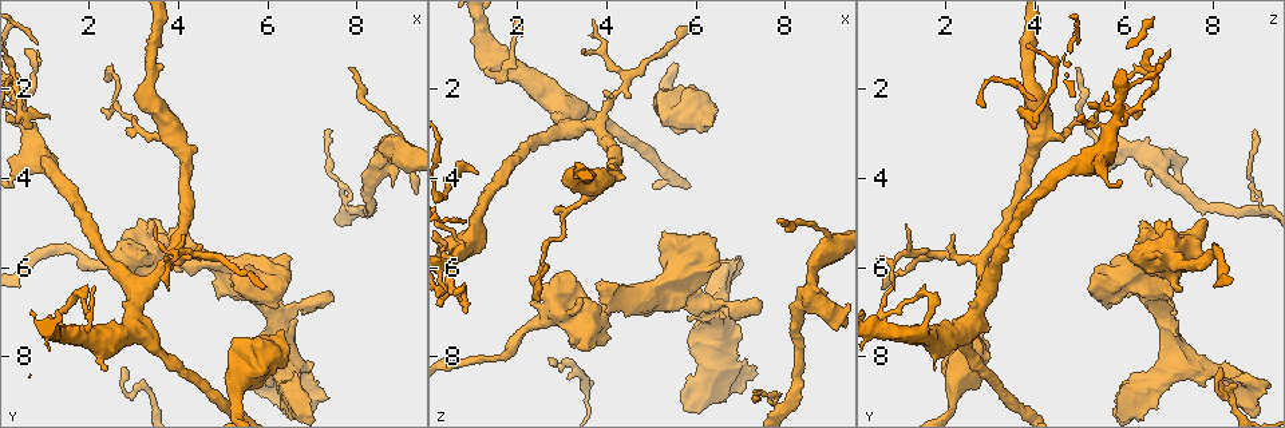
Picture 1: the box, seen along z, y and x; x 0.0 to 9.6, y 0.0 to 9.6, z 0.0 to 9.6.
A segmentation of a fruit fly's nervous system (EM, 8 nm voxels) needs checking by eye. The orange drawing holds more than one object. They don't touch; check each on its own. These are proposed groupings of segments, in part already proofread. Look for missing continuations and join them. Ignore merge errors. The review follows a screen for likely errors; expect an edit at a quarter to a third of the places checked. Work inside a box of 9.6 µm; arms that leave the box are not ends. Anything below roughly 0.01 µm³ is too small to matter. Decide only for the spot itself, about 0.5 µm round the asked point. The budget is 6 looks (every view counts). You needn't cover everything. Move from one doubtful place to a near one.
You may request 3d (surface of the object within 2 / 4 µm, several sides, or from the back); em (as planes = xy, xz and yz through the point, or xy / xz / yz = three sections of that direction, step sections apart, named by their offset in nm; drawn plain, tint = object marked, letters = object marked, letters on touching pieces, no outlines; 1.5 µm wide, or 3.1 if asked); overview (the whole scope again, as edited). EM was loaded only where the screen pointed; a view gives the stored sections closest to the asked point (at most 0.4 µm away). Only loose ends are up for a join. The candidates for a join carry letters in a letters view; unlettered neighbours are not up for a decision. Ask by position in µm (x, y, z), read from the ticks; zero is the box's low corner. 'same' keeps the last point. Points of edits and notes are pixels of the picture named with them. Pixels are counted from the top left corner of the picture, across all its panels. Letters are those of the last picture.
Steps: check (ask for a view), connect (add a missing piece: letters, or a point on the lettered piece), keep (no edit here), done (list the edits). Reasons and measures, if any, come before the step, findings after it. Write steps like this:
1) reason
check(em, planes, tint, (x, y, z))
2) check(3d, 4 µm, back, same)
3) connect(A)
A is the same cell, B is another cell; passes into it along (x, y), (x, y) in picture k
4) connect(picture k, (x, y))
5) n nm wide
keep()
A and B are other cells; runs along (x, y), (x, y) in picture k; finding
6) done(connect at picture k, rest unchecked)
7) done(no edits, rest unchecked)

thick end
check(em, planes, letters, (5.80, 8.35, 7.70))

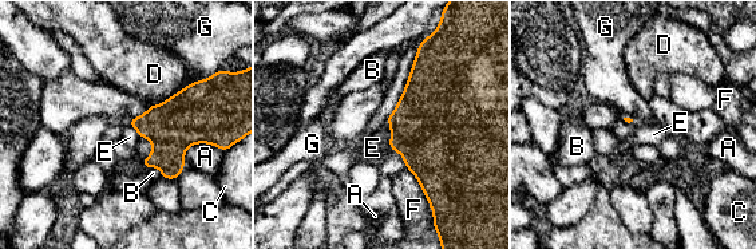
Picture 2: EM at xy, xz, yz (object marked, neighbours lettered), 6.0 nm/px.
keep()
A, B, C, D, E, F and G are other cells; border along (387, 121), (390, 126), (390, 147) in picture 2; none of them fits

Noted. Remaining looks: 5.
branch stops here
check(em, planes, letters, (6.30, 7.40, 2.85))

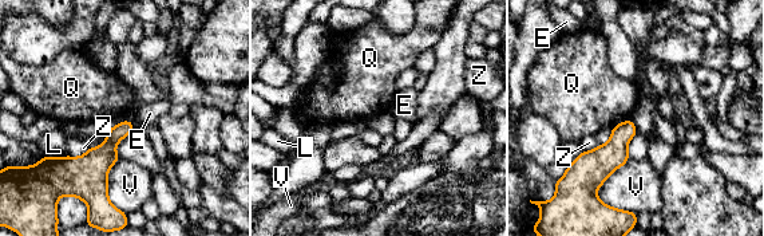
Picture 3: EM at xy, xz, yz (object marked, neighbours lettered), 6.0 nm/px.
keep()
E, L, Q, V and Z are other cells; border along (629, 117), (612, 126) in picture 3; none of them fits

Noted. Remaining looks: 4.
branch stops here
check(3d, 4 µm, (3.20, 5.75, 6.10))

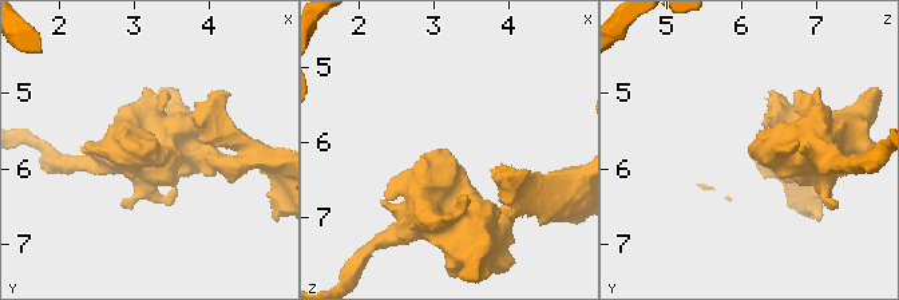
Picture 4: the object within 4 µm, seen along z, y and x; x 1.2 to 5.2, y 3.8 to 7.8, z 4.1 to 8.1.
now the EM
check(em, yz, step 4, letters, (3.25, 5.75, 6.10))

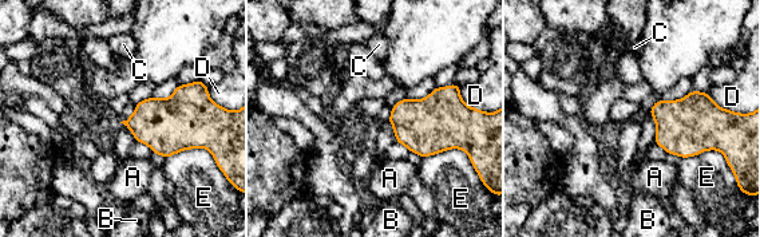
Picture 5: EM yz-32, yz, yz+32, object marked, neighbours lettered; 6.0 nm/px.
check(em, planes, letters, same)

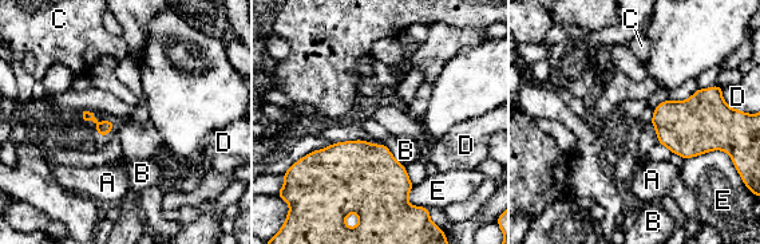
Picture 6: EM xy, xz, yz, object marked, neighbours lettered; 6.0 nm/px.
keep()
A, B, C, D and E are other cells; border along (384, 142), (388, 150), (404, 166) in picture 6; none of them fits

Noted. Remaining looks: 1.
done(no edits, rest unchecked)

